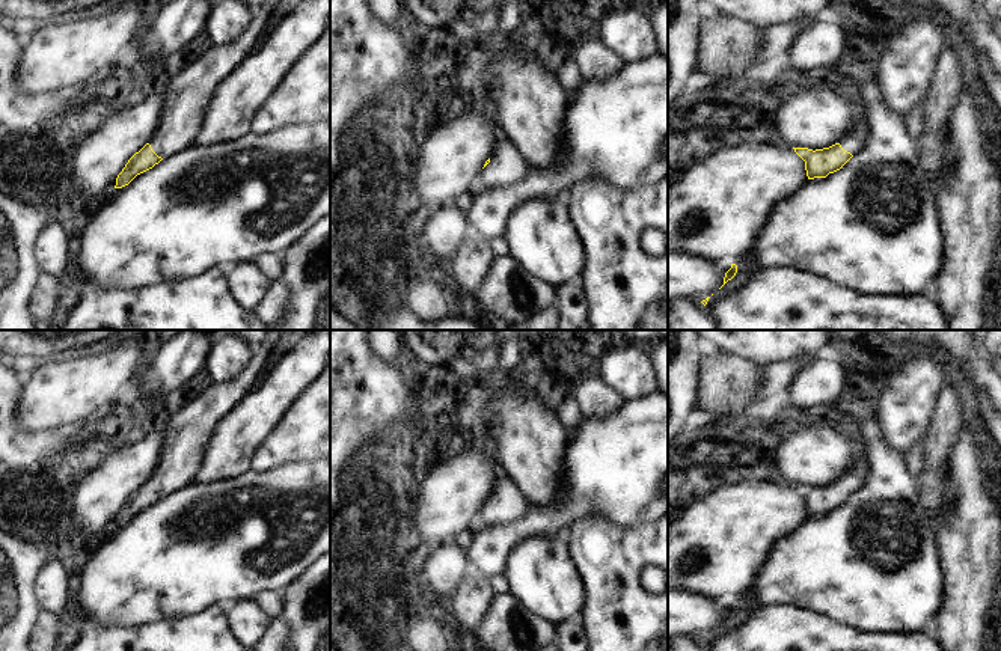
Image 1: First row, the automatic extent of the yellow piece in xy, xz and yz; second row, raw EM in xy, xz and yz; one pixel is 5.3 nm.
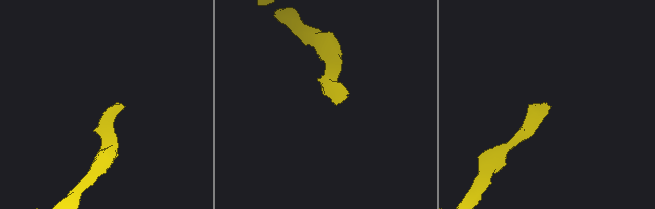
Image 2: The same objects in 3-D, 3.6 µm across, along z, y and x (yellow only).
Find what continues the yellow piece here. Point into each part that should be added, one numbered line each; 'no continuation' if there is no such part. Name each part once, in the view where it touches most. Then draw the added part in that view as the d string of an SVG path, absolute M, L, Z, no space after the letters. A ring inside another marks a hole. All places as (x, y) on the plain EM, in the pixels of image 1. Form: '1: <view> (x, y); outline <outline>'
1: xy (189, 430); outline M270 330L232 381L213 383L169 419L155 470L148 479L158 494L167 496L193 482L214 426L250 392L282 332Z

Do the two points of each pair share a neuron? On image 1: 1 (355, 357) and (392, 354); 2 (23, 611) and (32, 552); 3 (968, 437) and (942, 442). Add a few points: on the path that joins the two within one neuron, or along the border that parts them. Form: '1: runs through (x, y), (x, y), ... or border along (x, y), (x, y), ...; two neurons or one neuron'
1: border along (371, 345), (389, 363), (401, 363), (412, 368); two neurons
2: runs through (23, 595), (23, 567); one neuron
3: border along (964, 422), (947, 458), (947, 475); two neurons

